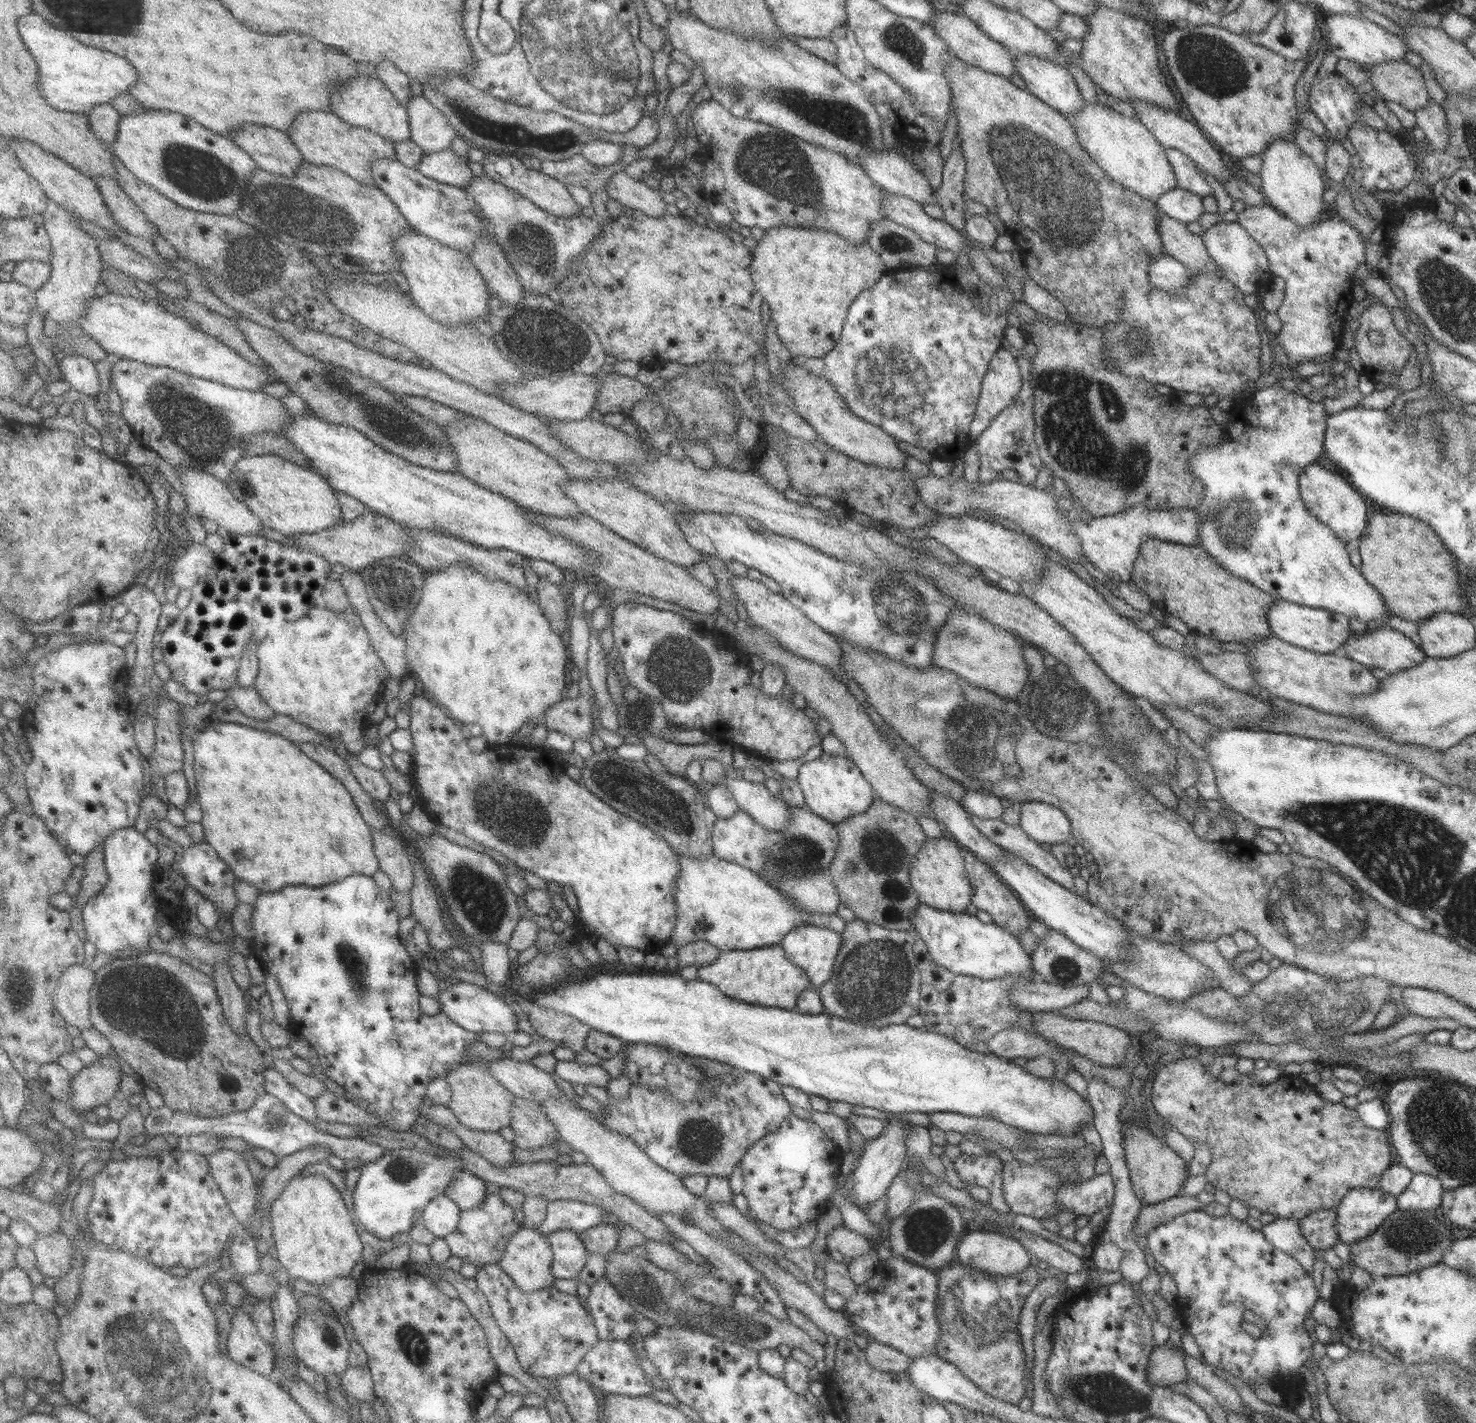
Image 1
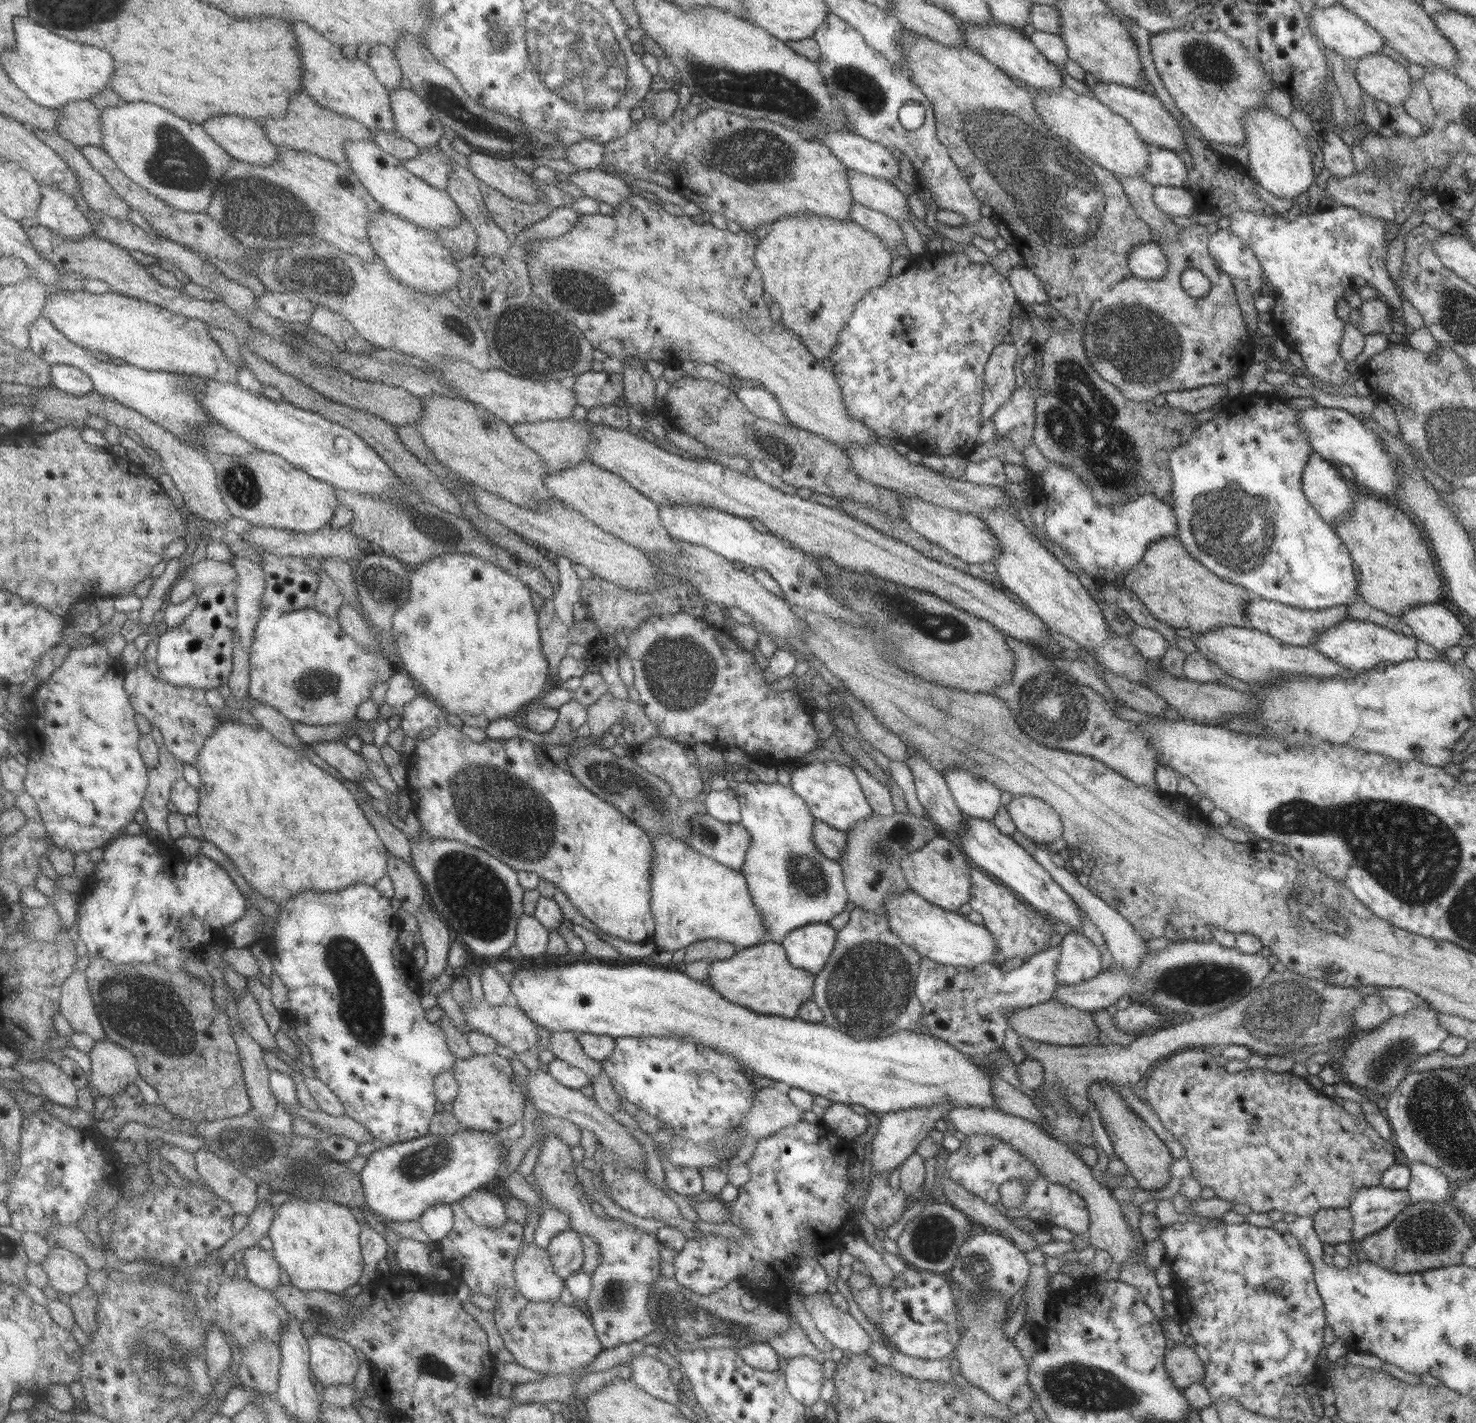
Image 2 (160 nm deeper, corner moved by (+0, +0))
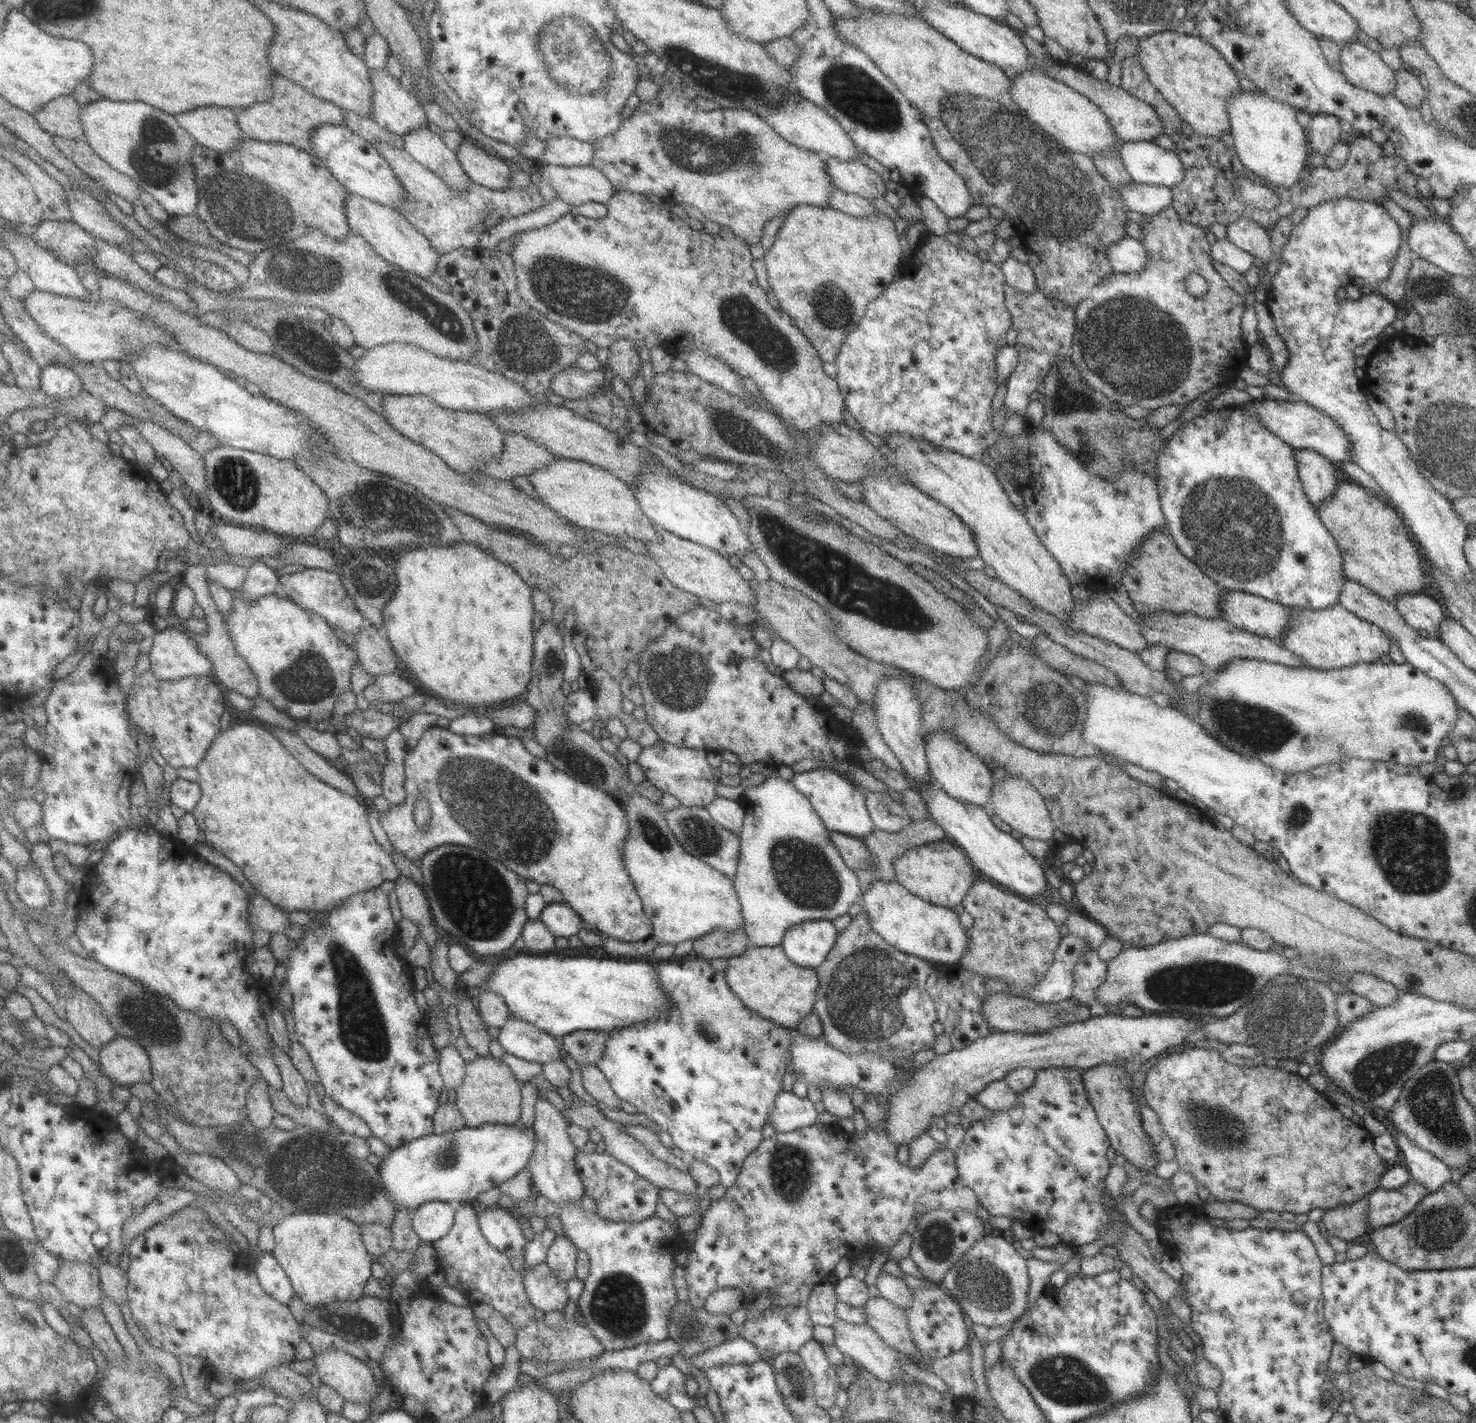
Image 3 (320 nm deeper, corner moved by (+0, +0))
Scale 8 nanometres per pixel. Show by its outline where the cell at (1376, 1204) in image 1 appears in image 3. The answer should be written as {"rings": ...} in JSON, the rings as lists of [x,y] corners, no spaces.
{"rings":[[[1414,1179],[1399,1189],[1375,1189],[1368,1195],[1368,1224],[1370,1231],[1406,1219],[1410,1212],[1429,1194]]]}

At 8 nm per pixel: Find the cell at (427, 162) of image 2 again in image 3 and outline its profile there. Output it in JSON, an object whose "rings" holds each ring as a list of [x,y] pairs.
{"rings":[[[384,141],[376,145],[405,186],[407,201],[398,208],[399,211],[434,243],[434,248],[440,255],[450,254],[462,248],[480,248],[482,234],[487,235],[493,226],[507,218],[523,216],[529,209],[536,210],[546,204],[540,196],[538,187],[531,182],[526,189],[514,187],[493,189],[472,181],[473,185],[470,185],[465,193],[461,193],[450,186],[442,175],[418,162],[408,149]]]}

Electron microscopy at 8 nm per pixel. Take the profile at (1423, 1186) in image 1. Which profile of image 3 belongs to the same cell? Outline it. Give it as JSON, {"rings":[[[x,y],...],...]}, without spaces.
{"rings":[[[1402,1131],[1393,1132],[1399,1150],[1404,1154],[1406,1168],[1418,1185],[1424,1186],[1430,1194],[1438,1192],[1446,1182],[1451,1181],[1450,1167],[1430,1151],[1416,1146]]]}

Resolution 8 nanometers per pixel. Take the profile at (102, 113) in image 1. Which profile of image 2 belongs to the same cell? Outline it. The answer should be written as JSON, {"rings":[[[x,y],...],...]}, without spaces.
{"rings":[[[72,100],[62,111],[59,120],[59,132],[78,147],[100,146],[105,143],[101,127],[103,109],[95,102]]]}

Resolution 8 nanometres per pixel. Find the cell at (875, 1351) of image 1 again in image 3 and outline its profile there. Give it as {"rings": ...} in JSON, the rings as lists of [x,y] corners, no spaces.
{"rings":[[[967,1347],[954,1354],[931,1361],[930,1371],[944,1380],[954,1396],[975,1398],[976,1382],[972,1377],[970,1353]]]}

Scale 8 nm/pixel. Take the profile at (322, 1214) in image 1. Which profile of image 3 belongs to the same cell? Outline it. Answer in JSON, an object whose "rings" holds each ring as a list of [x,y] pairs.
{"rings":[[[301,1213],[301,1214],[284,1214],[279,1224],[274,1227],[277,1247],[274,1254],[278,1261],[285,1266],[287,1273],[293,1280],[298,1296],[306,1306],[326,1306],[333,1302],[343,1300],[360,1300],[366,1296],[368,1282],[372,1280],[374,1272],[373,1257],[366,1245],[364,1235],[362,1234],[363,1226],[354,1222],[350,1218],[335,1213]]]}

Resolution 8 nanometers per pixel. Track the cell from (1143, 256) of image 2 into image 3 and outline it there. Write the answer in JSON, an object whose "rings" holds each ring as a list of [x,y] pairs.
{"rings":[[[1122,237],[1114,246],[1108,246],[1106,257],[1110,259],[1110,267],[1114,274],[1127,274],[1142,270],[1148,262],[1146,249],[1140,240],[1132,237]]]}

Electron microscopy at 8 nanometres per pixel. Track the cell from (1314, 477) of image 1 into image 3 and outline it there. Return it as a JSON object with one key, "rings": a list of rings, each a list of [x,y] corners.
{"rings":[[[1295,449],[1293,457],[1299,472],[1300,480],[1303,484],[1304,493],[1308,500],[1316,506],[1320,503],[1326,502],[1326,500],[1336,492],[1336,487],[1341,482],[1336,478],[1334,462],[1310,449]]]}

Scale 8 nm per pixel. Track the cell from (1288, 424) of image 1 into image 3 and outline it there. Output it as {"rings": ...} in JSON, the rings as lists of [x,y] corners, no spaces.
{"rings":[[[1243,405],[1226,406],[1220,409],[1206,410],[1204,413],[1191,418],[1167,438],[1165,447],[1155,458],[1155,483],[1160,495],[1161,509],[1167,522],[1167,529],[1176,546],[1192,562],[1195,562],[1202,572],[1214,582],[1230,591],[1246,591],[1250,594],[1277,602],[1291,608],[1320,610],[1338,603],[1342,583],[1347,579],[1343,569],[1343,553],[1340,552],[1330,531],[1322,524],[1319,512],[1314,503],[1310,502],[1303,490],[1303,484],[1294,460],[1294,451],[1281,438],[1272,434],[1261,424],[1257,416],[1243,410]]]}

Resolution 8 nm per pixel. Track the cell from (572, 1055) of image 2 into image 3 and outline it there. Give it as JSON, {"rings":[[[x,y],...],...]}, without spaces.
{"rings":[[[581,1064],[580,1070],[586,1092],[597,1102],[602,1102],[610,1109],[618,1109],[621,1098],[612,1090],[604,1073],[595,1064]]]}

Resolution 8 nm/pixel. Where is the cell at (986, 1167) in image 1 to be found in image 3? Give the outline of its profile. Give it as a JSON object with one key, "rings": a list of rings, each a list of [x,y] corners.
{"rings":[[[1068,1067],[1037,1069],[1033,1085],[1018,1093],[1018,1102],[1006,1110],[993,1110],[987,1119],[973,1122],[955,1151],[958,1178],[974,1190],[979,1204],[991,1216],[1020,1221],[1036,1231],[1049,1230],[1058,1234],[1061,1244],[1074,1251],[1096,1242],[1107,1232],[1108,1201],[1115,1203],[1104,1184],[1112,1163],[1106,1157],[1111,1142],[1090,1104],[1081,1073]]]}

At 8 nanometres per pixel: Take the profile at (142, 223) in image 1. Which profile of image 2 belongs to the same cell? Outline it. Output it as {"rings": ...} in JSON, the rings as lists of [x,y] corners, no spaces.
{"rings":[[[35,128],[35,133],[61,154],[79,178],[85,200],[90,208],[108,216],[130,219],[131,204],[108,182],[104,173],[96,170],[93,162],[82,152],[81,147],[68,140],[58,131]]]}

